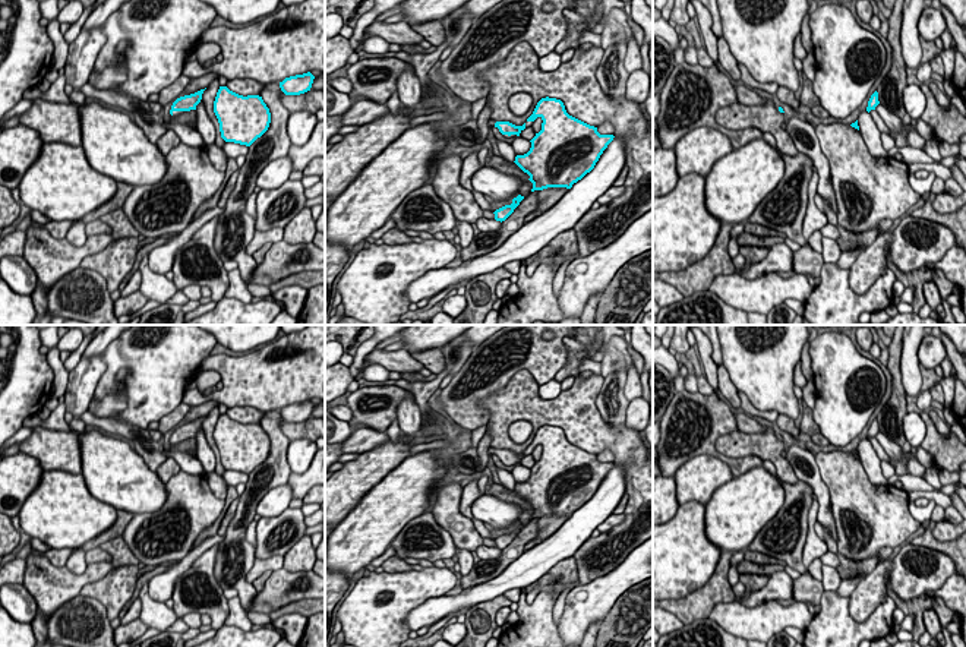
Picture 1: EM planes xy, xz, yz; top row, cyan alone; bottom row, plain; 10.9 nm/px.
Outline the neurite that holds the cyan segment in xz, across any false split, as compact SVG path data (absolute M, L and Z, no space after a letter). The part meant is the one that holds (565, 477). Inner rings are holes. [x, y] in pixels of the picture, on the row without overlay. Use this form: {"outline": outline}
{"outline": "M542 426L533 442L523 454L509 449L489 448L502 463L517 463L540 445L542 458L530 468L531 476L524 483L515 485L515 492L530 504L534 518L547 515L571 517L574 511L590 501L603 479L613 468L613 463L600 463L590 454L565 438L561 427Z"}

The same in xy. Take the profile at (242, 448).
{"outline": "M220 414L214 441L220 451L221 465L225 470L234 470L250 474L269 455L271 441L262 425L239 423L227 414Z"}

